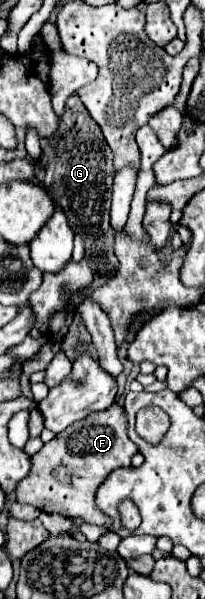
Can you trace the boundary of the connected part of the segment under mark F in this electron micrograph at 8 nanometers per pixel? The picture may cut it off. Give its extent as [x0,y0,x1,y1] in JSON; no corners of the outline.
[16,403,138,525]

